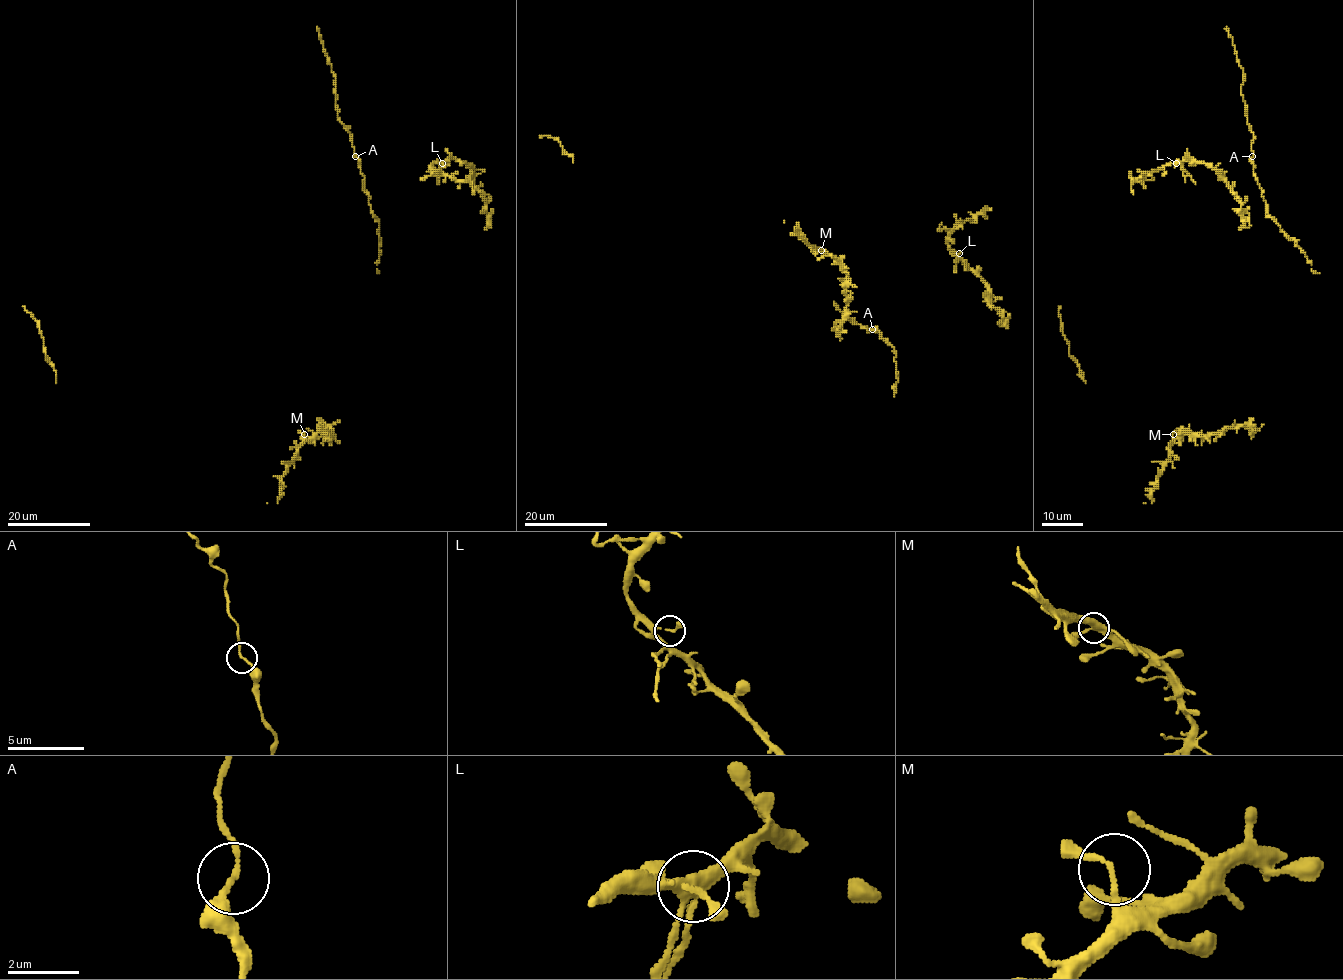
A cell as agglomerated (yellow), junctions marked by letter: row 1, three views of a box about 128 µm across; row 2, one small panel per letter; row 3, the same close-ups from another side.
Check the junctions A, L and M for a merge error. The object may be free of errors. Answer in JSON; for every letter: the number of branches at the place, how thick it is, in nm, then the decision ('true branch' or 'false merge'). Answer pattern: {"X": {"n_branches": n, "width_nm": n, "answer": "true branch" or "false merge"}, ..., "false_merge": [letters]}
{"A": {"n_branches": 2, "width_nm": 140, "answer": "true branch"}, "L": {"n_branches": 2, "width_nm": 160, "answer": "true branch"}, "M": {"n_branches": 2, "width_nm": 140, "answer": "true branch"}, "false_merge": []}

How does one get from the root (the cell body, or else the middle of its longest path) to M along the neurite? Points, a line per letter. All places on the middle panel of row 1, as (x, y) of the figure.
M: (836, 331), (845, 320), (847, 273), (841, 261), (821, 250)

